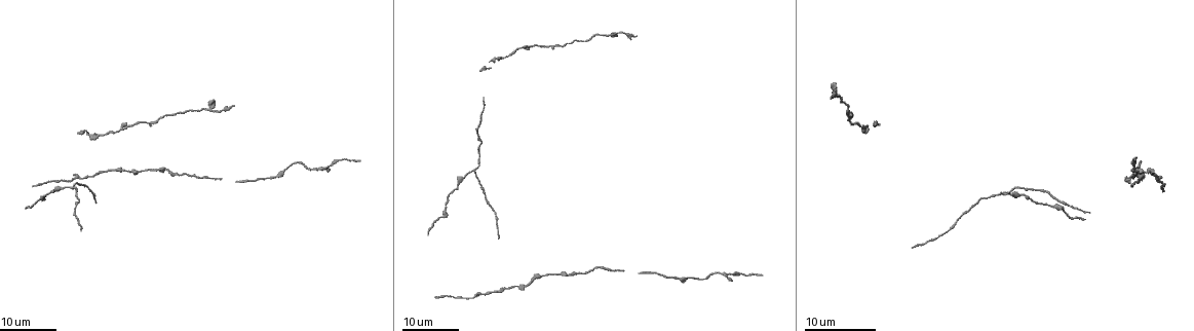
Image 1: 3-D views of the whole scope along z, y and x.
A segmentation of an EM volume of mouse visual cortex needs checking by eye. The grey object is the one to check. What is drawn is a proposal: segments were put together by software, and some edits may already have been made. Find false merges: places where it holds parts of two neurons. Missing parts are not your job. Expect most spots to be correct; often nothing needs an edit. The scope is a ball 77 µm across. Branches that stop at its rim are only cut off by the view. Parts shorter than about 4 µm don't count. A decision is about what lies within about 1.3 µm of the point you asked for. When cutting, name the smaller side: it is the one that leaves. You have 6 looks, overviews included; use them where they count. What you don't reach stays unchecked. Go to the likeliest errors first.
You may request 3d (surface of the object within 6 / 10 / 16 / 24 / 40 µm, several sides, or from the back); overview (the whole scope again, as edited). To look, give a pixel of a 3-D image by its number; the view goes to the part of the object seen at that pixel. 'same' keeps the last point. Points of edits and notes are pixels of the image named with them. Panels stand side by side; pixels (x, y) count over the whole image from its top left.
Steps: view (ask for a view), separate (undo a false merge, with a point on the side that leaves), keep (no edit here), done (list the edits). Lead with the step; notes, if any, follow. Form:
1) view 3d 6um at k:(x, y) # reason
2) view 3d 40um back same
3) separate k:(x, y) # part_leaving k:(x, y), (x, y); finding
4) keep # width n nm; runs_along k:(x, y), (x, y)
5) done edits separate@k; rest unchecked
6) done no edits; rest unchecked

view 3d 16um at 1:(472, 171) # branch point

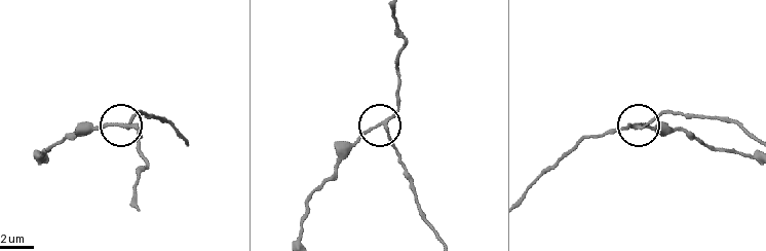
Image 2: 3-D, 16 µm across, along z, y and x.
view 3d 10um at 2:(119, 123)

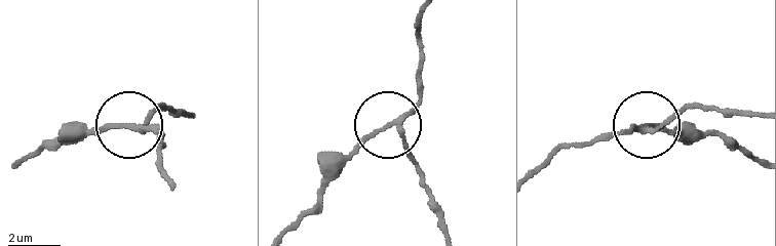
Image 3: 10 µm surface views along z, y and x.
separate 3:(149, 114) # width 160 nm; part_leaving 3:(642, 132), (659, 130), (699, 106), (759, 112); two neurons meet here

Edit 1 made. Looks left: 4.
view 3d 16um at 1:(689, 277) # sudden change in width

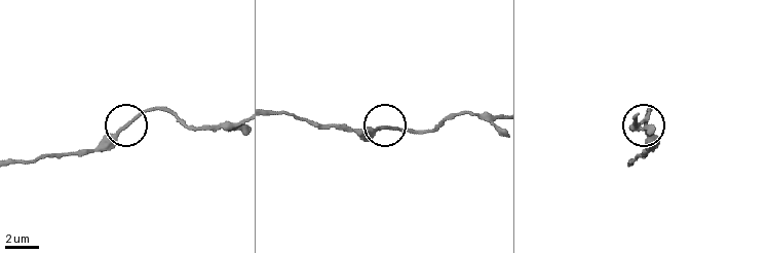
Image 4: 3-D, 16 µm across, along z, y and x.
view 3d 10um at 4:(382, 126) # closer look

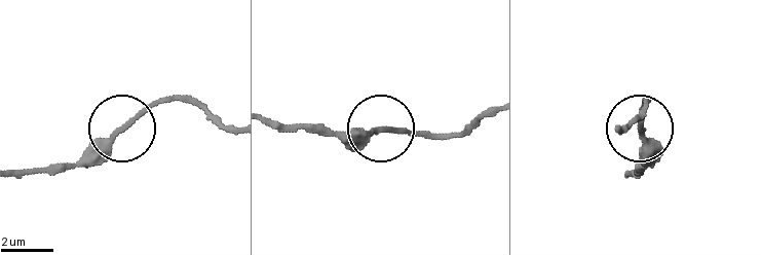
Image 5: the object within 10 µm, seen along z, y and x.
view 3d 6um at 5:(641, 132)

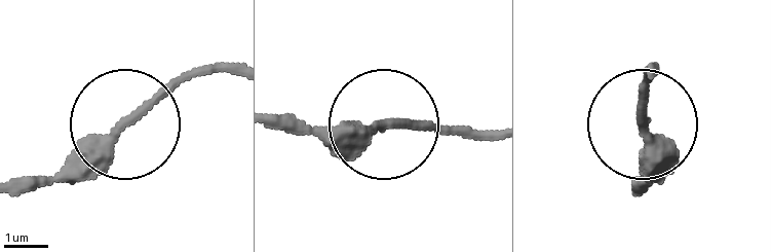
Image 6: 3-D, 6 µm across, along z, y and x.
keep # width 240 nm; one neuron here

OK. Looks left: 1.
done edits separate@3; rest unchecked

